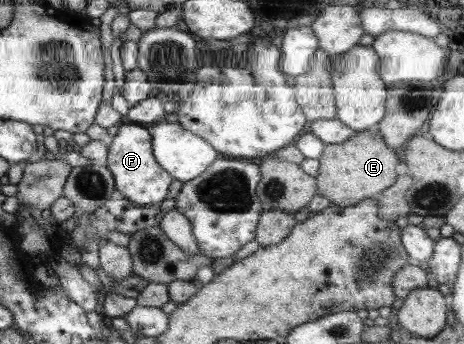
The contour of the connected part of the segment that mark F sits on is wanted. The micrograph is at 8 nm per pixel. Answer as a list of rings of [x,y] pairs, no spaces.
[[[132,122],[120,123],[117,133],[111,137],[107,146],[107,155],[104,165],[113,176],[115,189],[138,206],[158,204],[164,200],[169,192],[168,184],[173,182],[172,177],[159,165],[153,156],[152,136],[147,126]]]

